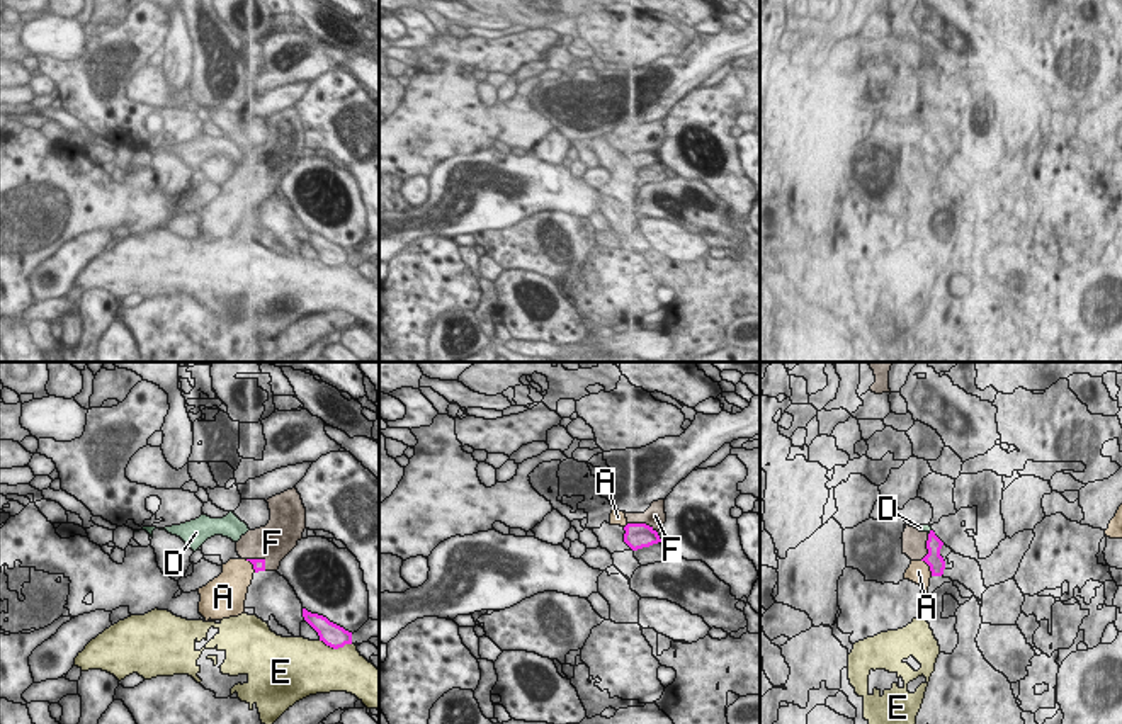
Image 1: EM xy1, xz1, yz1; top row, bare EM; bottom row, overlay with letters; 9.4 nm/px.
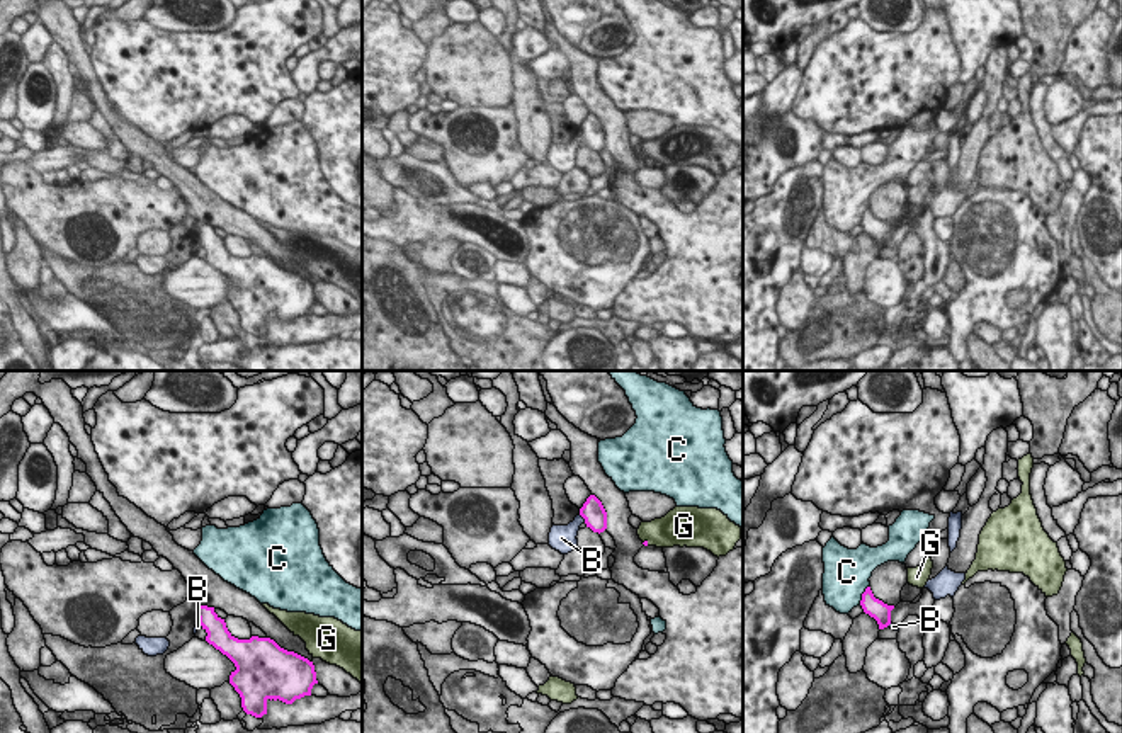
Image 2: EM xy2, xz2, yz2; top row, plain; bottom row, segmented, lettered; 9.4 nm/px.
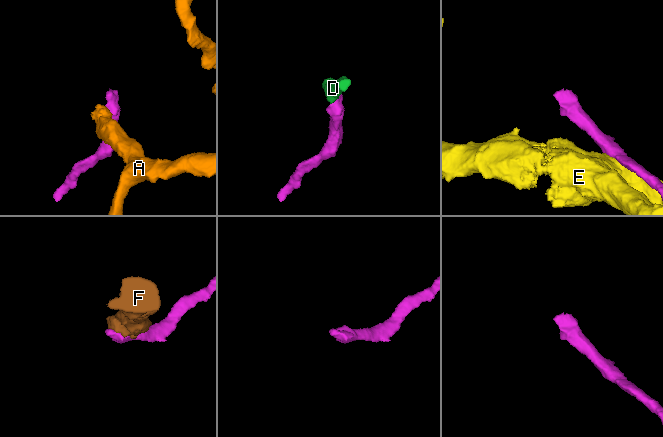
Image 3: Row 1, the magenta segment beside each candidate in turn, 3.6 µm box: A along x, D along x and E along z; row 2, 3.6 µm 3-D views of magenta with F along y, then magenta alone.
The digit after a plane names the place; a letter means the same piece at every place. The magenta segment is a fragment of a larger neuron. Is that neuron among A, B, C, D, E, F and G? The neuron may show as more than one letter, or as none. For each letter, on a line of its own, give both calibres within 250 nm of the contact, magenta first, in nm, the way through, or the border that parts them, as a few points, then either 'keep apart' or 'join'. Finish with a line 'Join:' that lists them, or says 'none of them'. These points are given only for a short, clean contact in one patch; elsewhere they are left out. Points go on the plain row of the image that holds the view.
A: 160 nm thick on the magenta side, 220 nm on the other; border along yz1 (922, 179), (932, 194); keep apart
B: 220 nm thick on the magenta side, 220 nm on the other; border along xz2 (580, 133), (585, 140); keep apart
C: 180 nm thick on the magenta side, 420 nm on the other; keep apart
D: 160 nm thick on the magenta side, 60 nm on the other; runs through yz1 (934, 164), (930, 152), (920, 147); join
E: 220 nm thick on the magenta side, 480 nm on the other; border along xy1 (318, 259), (334, 267), (351, 264); keep apart
F: 240 nm thick on the magenta side, 200 nm on the other; border along xz1 (628, 141), (645, 141), (657, 152); keep apart
G: 50 nm thick on the magenta side, 300 nm on the other; keep apart
Join: D

